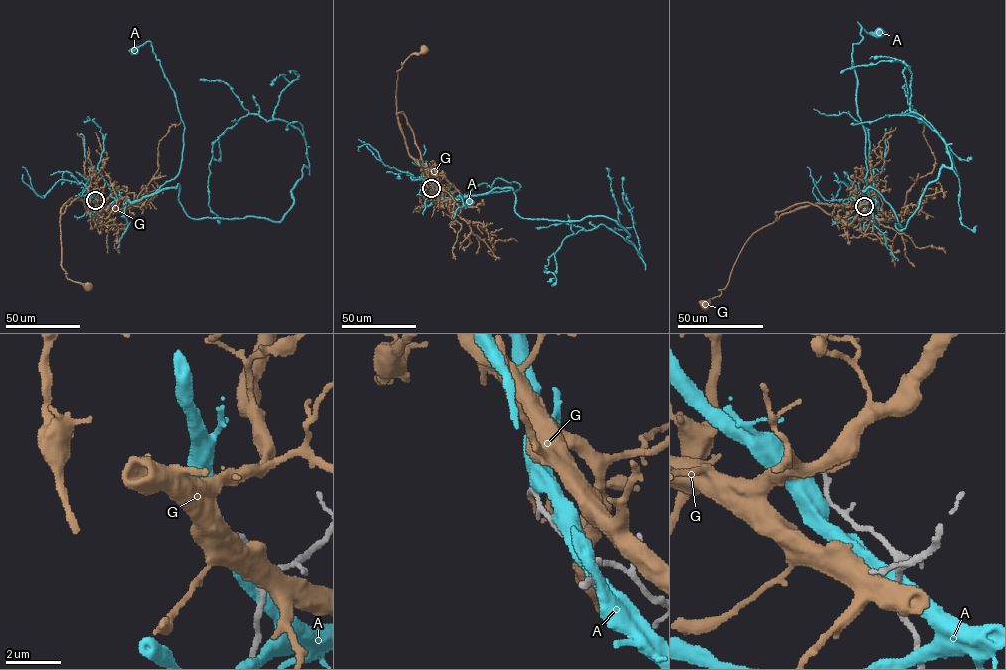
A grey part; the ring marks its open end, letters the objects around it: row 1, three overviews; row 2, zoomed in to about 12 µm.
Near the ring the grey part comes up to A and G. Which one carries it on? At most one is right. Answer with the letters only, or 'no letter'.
no letter

